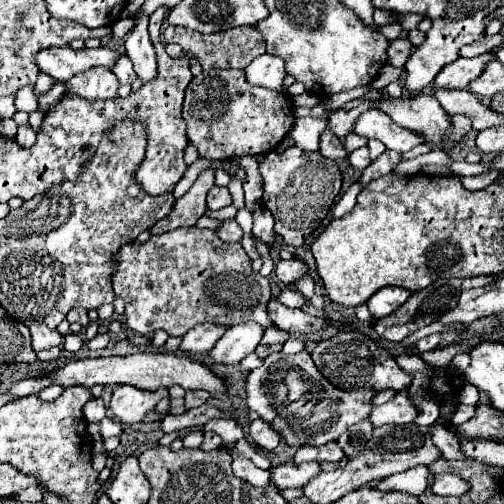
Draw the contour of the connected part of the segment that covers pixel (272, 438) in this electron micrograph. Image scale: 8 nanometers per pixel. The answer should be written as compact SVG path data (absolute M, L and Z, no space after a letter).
M252 420L250 438L258 448L262 448L266 452L272 452L282 440L280 434L276 430L272 430L272 426L268 426L268 422L264 422L264 420Z

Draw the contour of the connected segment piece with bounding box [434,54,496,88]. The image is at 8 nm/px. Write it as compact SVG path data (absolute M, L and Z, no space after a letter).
M482 54L476 58L458 58L456 62L444 66L434 78L436 88L466 88L478 74L484 72L488 62L496 60L494 54Z

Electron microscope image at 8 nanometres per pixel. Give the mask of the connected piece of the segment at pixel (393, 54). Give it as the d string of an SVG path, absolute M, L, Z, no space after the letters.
M402 38L392 40L390 48L388 48L388 64L392 64L392 66L404 66L406 60L410 58L410 54L412 54L410 40L402 40Z

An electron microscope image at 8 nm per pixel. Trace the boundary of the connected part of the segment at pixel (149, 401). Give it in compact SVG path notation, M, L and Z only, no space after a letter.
M116 386L112 392L110 410L124 424L142 422L144 414L150 408L154 408L158 404L158 400L166 394L168 394L168 390L164 390L164 388L150 392L150 390L140 390L134 386Z

